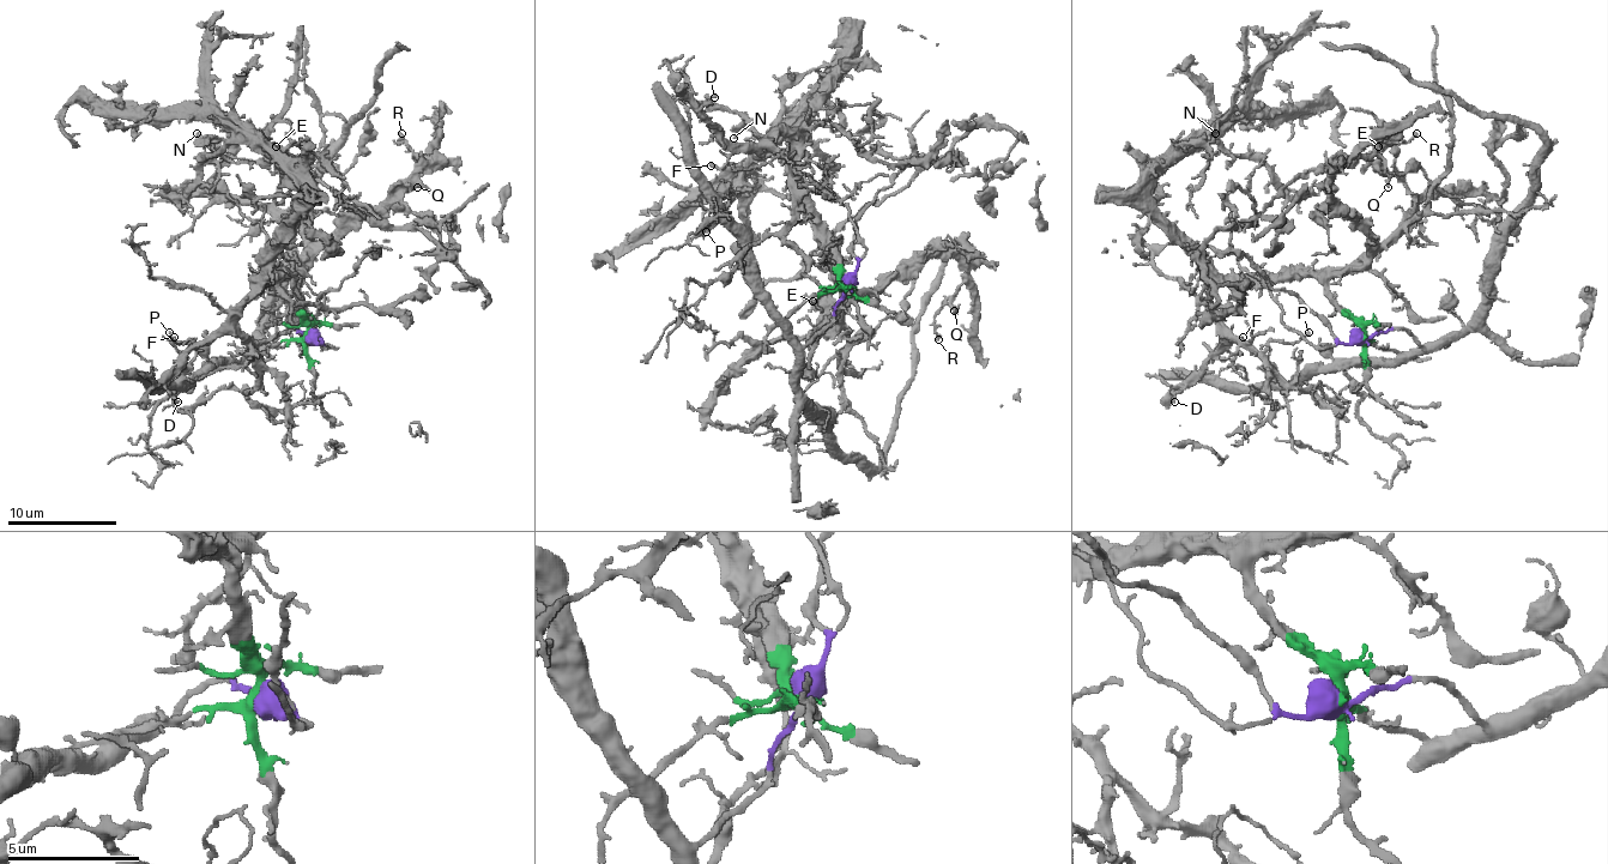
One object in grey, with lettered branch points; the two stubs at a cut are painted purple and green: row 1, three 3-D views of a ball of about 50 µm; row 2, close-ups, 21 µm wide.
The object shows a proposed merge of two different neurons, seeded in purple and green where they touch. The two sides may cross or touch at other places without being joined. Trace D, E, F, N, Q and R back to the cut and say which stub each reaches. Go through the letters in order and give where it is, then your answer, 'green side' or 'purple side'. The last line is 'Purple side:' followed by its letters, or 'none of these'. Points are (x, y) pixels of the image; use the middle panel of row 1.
D: (714, 97) | green side
E: (812, 301) | green side
F: (711, 165) | green side
N: (733, 138) | green side
Q: (954, 310) | green side
R: (938, 339) | green side
Purple side: none of these

